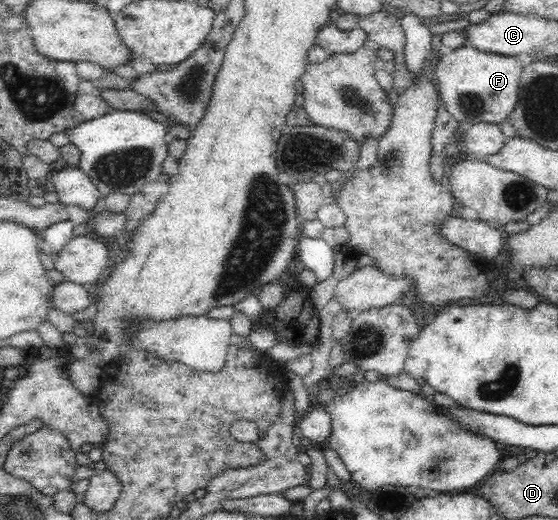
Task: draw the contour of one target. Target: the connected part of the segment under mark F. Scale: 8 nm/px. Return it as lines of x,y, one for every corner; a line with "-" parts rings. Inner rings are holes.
464,45
460,48
444,51
444,55
438,61
436,67
436,77
440,85
440,92
446,105
446,110
454,116
459,126
456,132
462,134
468,131
473,125
480,122
501,125
511,116
511,112
516,107
519,96
519,81
524,68
525,61
521,57
508,57
494,54
492,52
482,52
472,45

